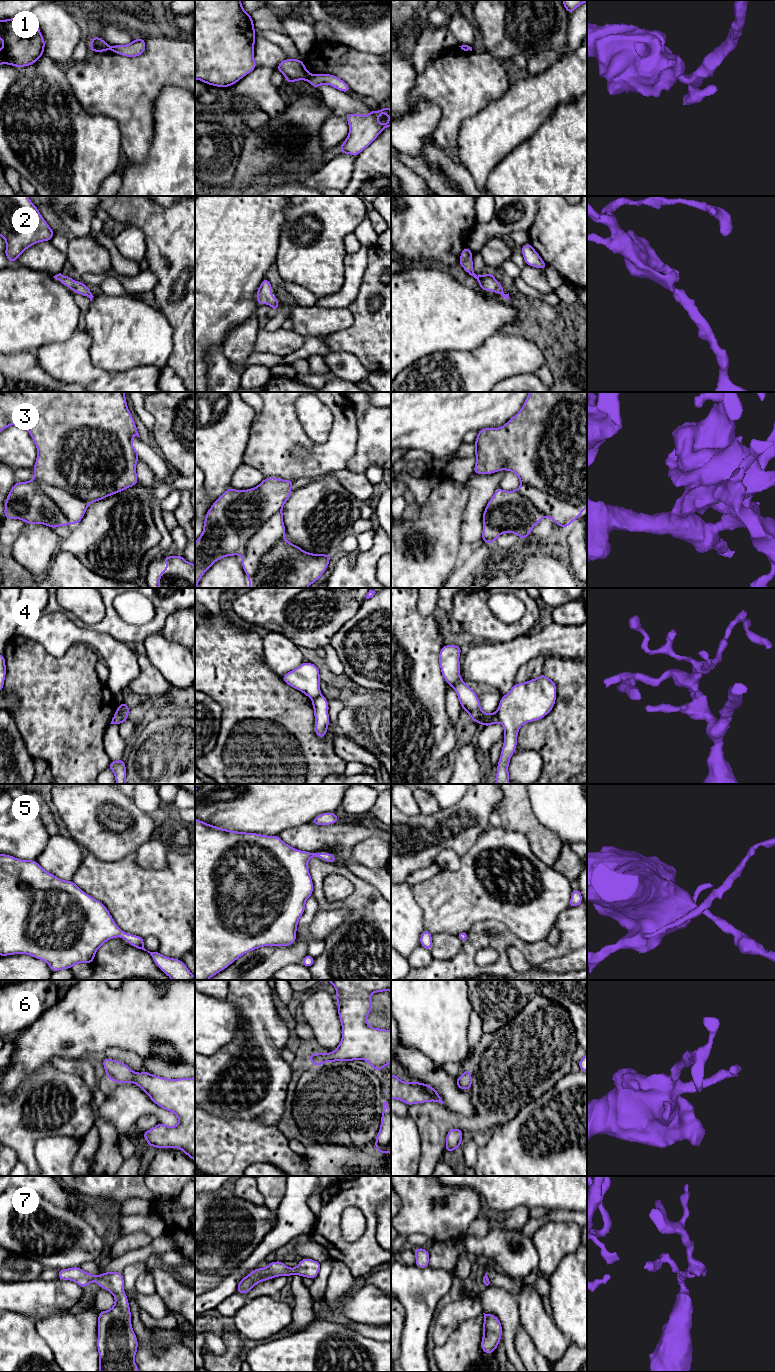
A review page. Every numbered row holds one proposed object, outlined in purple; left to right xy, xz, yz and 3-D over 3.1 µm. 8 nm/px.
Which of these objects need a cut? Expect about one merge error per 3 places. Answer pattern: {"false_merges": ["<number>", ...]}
{"false_merges": ["1", "4"]}

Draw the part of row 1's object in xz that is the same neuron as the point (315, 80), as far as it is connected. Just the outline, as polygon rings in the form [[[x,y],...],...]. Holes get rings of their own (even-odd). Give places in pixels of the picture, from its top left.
[[[310,74],[307,81],[316,89],[322,84],[327,84],[345,93],[351,91],[346,82],[332,74]]]

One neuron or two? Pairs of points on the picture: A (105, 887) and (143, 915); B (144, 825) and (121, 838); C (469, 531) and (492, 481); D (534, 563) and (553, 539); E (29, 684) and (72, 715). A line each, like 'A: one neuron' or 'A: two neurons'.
A: one neuron
B: one neuron
C: one neuron
D: two neurons
E: one neuron

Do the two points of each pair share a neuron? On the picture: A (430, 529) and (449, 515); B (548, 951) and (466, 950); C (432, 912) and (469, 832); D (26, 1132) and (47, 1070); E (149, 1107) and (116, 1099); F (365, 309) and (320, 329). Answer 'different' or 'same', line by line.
A: same
B: same
C: different
D: same
E: same
F: different

